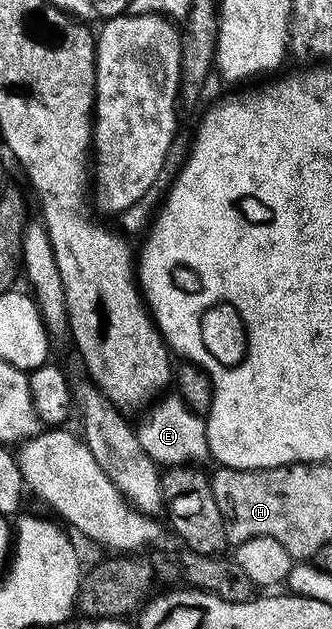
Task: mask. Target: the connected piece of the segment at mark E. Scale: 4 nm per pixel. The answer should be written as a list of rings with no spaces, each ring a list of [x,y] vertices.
[[[162,394],[141,417],[141,424],[138,422],[135,427],[139,445],[143,445],[147,457],[151,457],[158,468],[201,465],[204,459],[210,458],[206,420],[191,411],[178,394]]]

